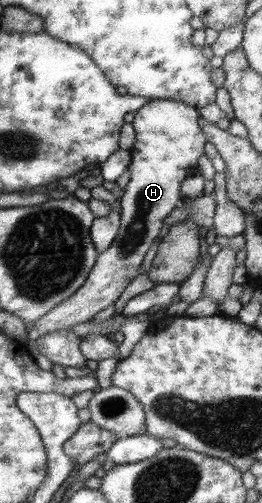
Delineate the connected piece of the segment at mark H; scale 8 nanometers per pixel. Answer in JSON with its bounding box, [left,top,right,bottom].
[27,99,205,340]

